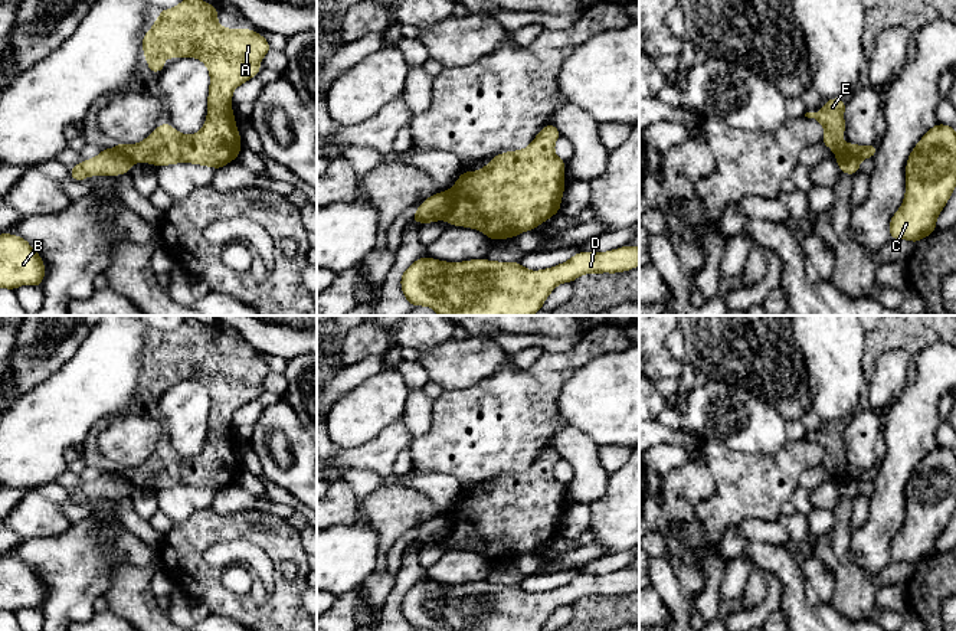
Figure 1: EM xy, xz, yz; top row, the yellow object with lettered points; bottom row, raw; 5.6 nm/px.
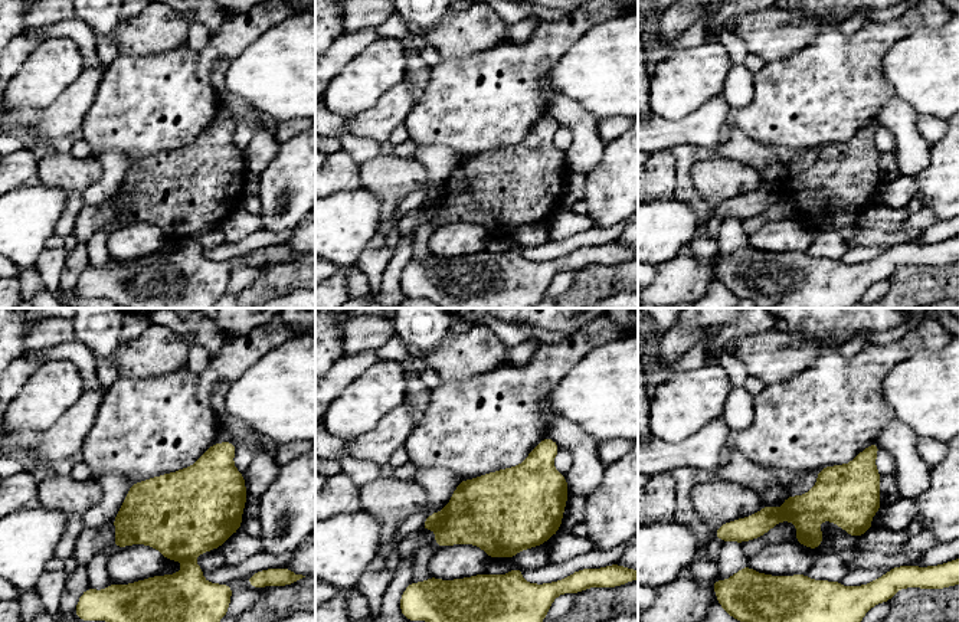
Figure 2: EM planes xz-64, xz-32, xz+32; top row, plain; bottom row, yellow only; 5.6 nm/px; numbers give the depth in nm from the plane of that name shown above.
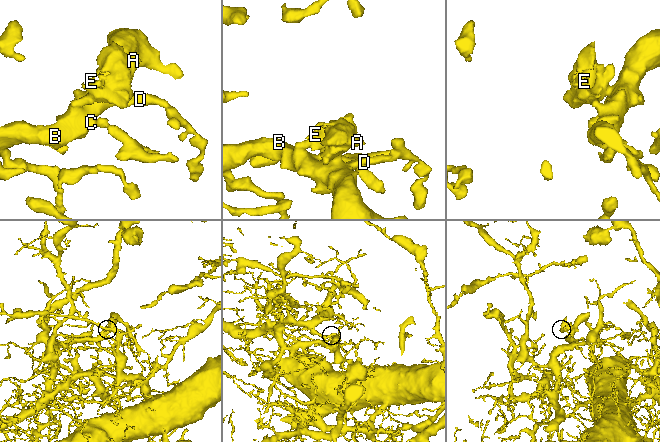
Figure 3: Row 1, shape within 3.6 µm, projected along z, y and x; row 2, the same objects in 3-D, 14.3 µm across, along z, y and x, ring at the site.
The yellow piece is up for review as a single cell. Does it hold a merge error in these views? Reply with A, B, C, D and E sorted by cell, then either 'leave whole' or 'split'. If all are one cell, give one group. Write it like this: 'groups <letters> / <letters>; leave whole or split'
groups A E / B C D; split

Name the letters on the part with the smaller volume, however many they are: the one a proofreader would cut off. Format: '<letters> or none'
A, E

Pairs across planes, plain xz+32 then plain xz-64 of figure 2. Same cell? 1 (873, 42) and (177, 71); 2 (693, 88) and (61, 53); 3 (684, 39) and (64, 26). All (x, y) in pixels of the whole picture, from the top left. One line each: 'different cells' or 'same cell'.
1: same cell
2: same cell
3: different cells

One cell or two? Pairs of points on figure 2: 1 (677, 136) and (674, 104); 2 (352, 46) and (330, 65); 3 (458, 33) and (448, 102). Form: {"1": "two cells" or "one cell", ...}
{"1": "two cells", "2": "one cell", "3": "two cells"}

